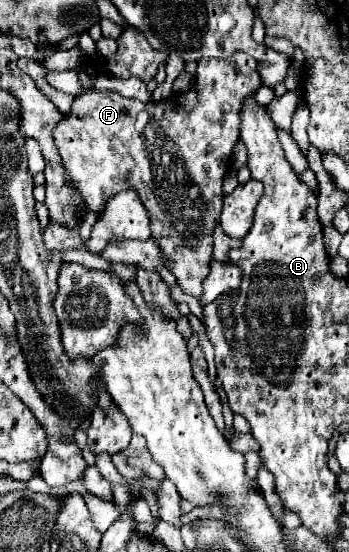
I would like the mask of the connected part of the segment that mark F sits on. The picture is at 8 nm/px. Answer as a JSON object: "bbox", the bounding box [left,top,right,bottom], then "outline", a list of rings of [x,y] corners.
{"bbox":[54,52,262,296],"outline":[[[234,52],[230,58],[202,58],[198,60],[196,64],[196,82],[194,86],[184,92],[184,94],[176,94],[176,102],[170,100],[170,104],[166,102],[152,102],[152,104],[142,104],[138,100],[130,100],[130,98],[122,98],[120,94],[116,92],[98,92],[98,90],[84,90],[80,96],[74,98],[72,102],[72,108],[70,108],[70,114],[64,114],[62,120],[56,124],[54,128],[54,144],[60,152],[60,158],[62,158],[62,164],[64,164],[64,174],[70,178],[72,186],[82,194],[86,206],[94,212],[100,212],[104,208],[104,204],[118,192],[126,190],[126,188],[132,188],[138,192],[140,200],[144,202],[148,214],[150,214],[150,220],[152,220],[152,236],[158,238],[160,242],[160,248],[164,250],[164,254],[170,258],[170,270],[172,274],[178,278],[178,284],[184,292],[192,294],[192,296],[200,296],[202,294],[202,280],[208,276],[208,270],[210,270],[210,262],[212,262],[212,230],[214,230],[214,224],[220,216],[220,208],[222,208],[222,178],[224,178],[224,172],[228,168],[228,160],[230,160],[230,154],[232,154],[232,148],[234,144],[238,142],[238,136],[240,136],[240,108],[242,108],[242,96],[246,96],[246,92],[256,92],[258,88],[262,86],[262,80],[260,80],[260,74],[258,74],[258,64],[252,56],[244,54],[244,52]]]}

